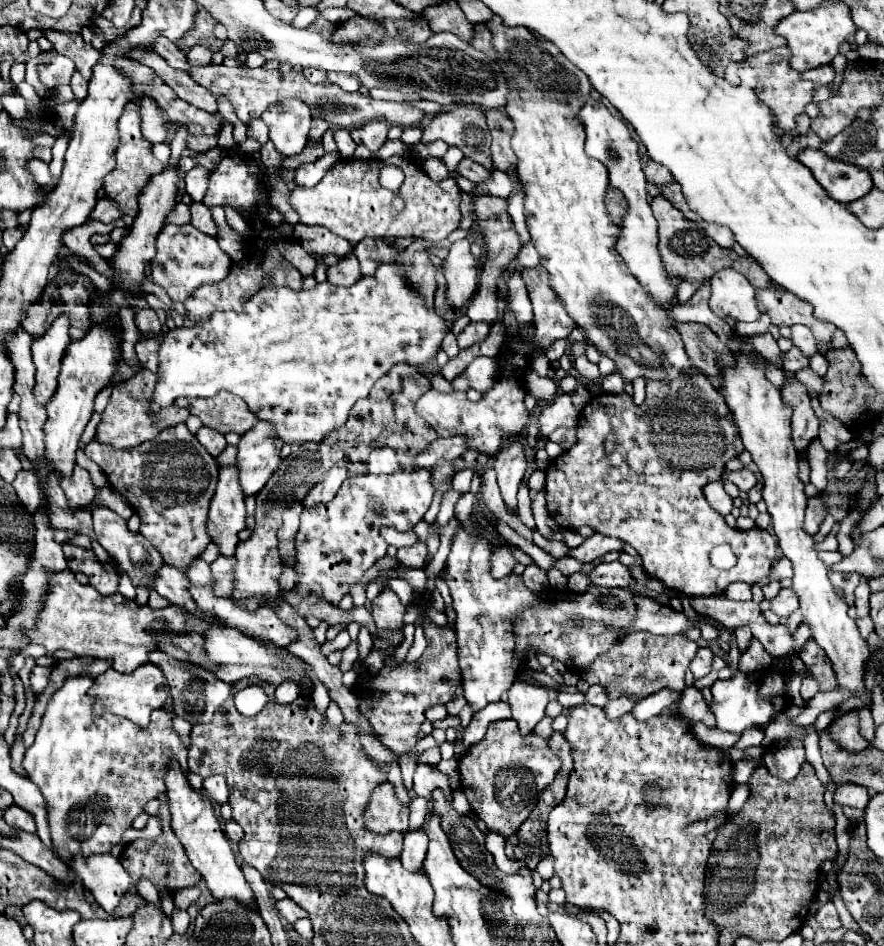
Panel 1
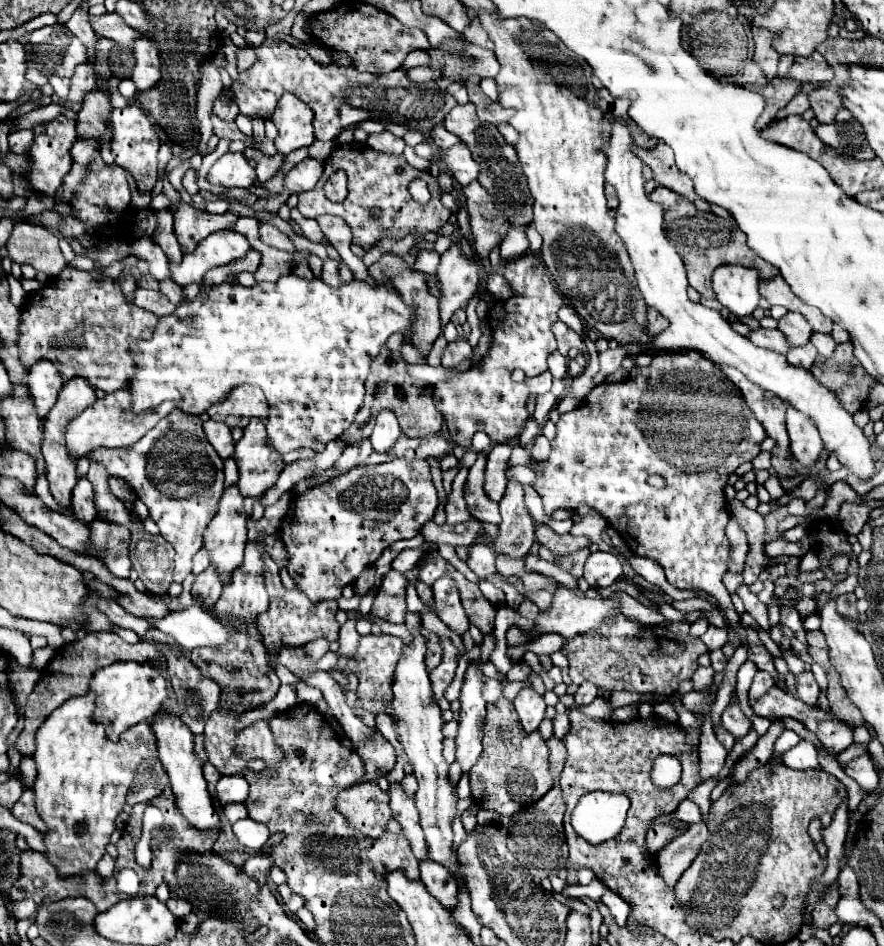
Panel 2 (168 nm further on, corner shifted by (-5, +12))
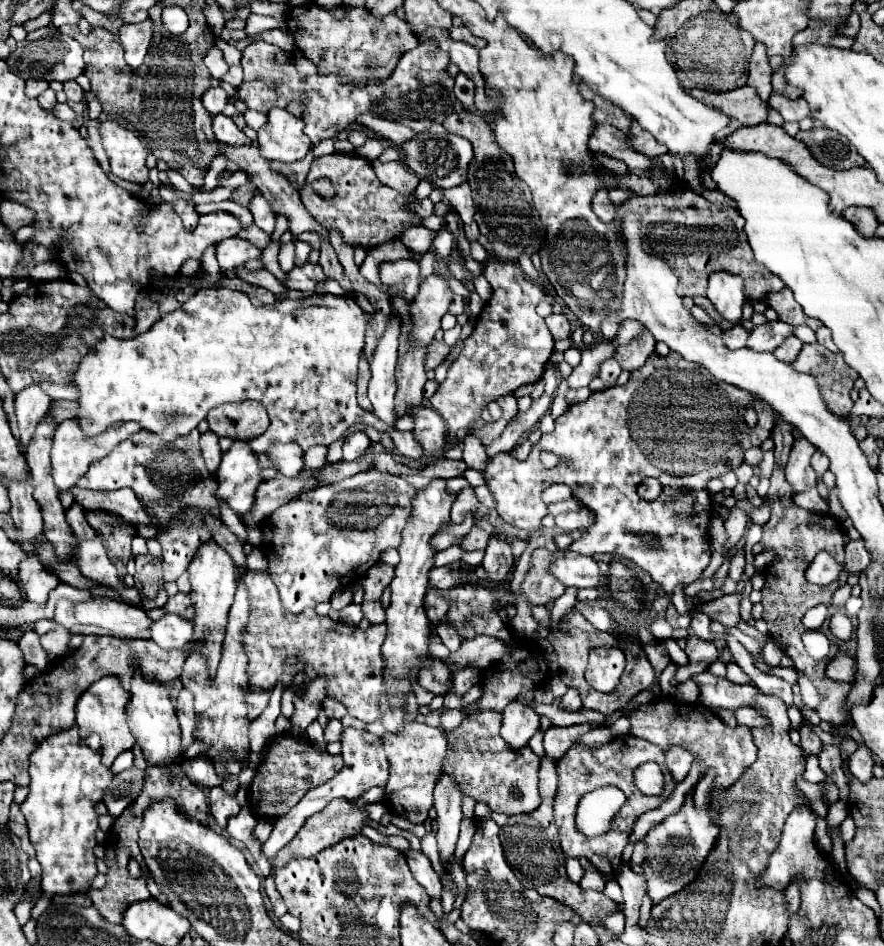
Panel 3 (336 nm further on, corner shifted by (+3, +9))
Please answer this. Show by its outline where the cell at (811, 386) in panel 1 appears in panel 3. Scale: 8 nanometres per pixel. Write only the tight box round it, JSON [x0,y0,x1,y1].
[772,336,802,364]

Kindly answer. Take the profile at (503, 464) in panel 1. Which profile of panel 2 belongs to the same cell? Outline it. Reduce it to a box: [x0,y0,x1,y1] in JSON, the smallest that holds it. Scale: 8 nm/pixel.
[494,479,534,559]

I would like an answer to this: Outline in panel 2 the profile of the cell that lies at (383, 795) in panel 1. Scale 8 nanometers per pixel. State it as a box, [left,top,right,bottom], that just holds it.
[336,783,392,839]

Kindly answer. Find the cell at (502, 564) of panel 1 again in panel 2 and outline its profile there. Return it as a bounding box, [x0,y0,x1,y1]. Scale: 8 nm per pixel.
[468,543,496,579]

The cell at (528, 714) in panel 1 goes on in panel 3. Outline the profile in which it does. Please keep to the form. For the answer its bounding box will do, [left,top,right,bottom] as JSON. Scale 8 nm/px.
[500,702,540,750]

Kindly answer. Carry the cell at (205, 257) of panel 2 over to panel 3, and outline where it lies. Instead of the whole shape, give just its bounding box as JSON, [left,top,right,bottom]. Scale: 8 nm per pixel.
[216,236,262,270]

